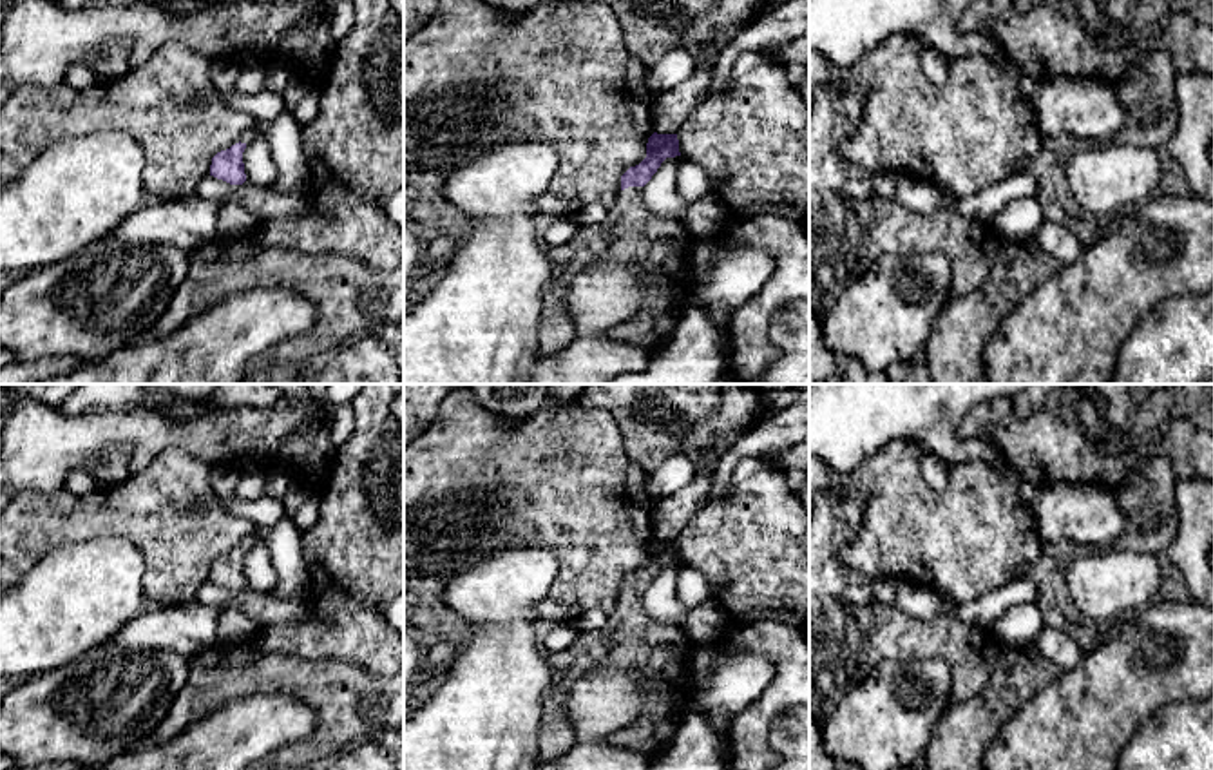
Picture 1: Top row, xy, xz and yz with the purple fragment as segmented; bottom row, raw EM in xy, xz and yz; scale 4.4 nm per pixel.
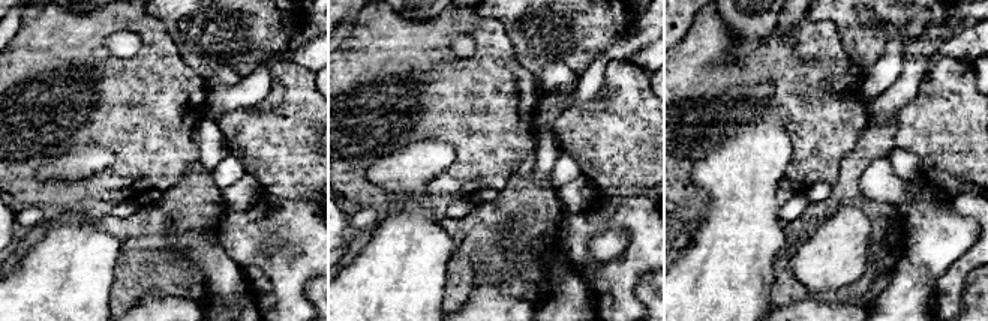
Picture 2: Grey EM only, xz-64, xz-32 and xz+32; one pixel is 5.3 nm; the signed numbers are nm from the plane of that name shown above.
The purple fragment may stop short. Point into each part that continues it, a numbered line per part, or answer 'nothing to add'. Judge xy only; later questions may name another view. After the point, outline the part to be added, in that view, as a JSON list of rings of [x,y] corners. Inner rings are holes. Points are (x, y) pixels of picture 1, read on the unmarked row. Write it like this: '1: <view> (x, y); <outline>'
nothing to add

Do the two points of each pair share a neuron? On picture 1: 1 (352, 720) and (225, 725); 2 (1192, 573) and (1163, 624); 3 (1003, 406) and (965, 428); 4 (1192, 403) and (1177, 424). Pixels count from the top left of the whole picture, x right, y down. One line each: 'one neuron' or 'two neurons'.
1: two neurons
2: two neurons
3: one neuron
4: two neurons

